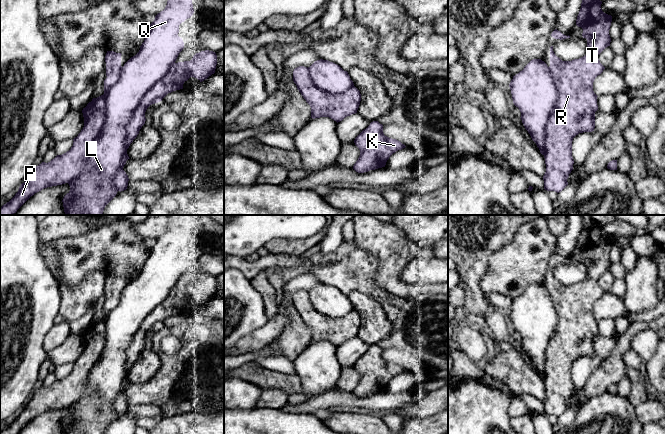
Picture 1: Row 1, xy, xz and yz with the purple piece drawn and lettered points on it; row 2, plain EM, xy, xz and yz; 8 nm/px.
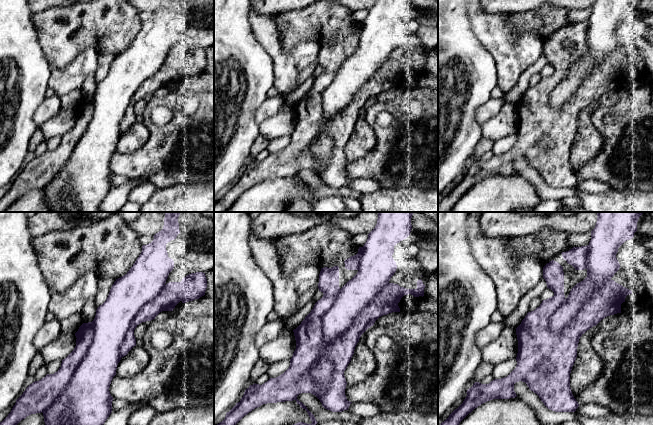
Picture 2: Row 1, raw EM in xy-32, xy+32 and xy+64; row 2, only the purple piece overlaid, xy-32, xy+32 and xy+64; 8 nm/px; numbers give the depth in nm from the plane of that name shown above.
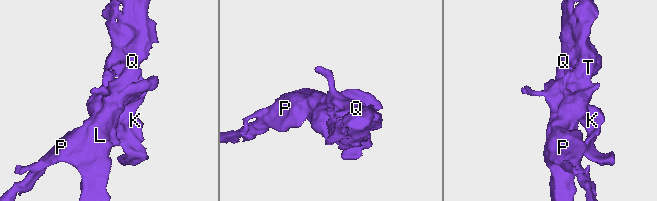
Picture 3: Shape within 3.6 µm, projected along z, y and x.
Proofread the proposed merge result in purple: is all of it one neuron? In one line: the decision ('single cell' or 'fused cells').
fused cells

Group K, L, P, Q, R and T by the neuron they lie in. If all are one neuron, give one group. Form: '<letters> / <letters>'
K P R T / L Q

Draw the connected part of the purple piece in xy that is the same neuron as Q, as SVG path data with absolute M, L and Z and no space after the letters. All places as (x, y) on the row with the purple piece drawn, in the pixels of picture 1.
M168 0L165 9L158 13L155 16L154 21L150 24L150 31L140 46L139 52L131 57L122 67L116 83L105 95L106 119L100 135L87 152L86 170L76 179L68 182L70 191L62 200L65 215L103 215L105 206L116 196L118 189L114 184L114 177L120 167L123 155L126 153L126 126L130 122L136 108L147 91L169 71L171 66L175 63L179 53L183 50L184 42L182 38L178 36L179 25L190 18L193 13L192 0Z

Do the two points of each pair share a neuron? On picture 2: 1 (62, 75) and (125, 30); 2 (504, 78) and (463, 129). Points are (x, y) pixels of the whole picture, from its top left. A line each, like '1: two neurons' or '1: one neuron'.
1: two neurons
2: two neurons

